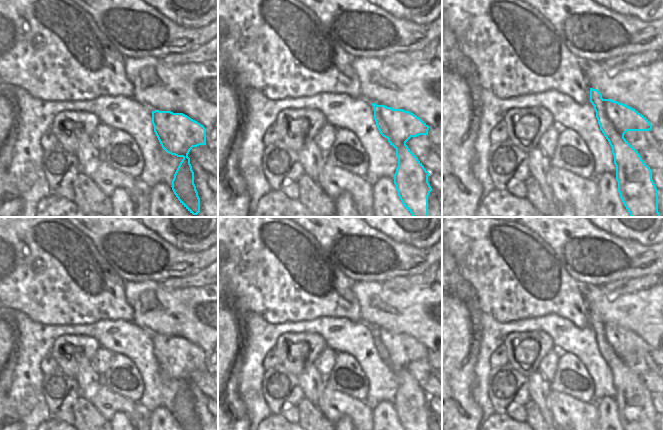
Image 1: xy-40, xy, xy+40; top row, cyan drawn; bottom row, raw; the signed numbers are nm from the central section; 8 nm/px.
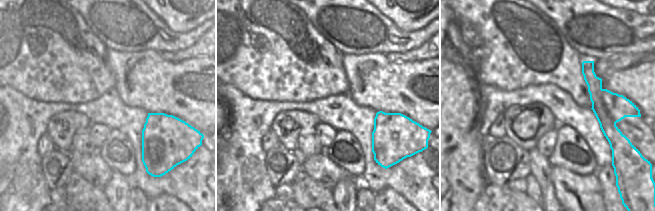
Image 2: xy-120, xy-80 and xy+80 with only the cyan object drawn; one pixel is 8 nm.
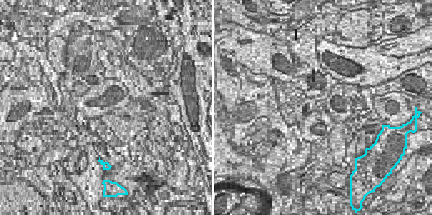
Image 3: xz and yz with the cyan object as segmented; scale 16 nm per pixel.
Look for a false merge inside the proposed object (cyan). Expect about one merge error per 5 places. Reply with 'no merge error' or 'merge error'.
no merge error

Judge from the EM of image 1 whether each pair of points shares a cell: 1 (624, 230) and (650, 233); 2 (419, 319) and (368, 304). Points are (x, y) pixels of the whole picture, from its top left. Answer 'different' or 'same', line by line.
1: same
2: same

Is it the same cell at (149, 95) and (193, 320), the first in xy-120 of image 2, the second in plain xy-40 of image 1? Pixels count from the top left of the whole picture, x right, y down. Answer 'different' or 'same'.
same

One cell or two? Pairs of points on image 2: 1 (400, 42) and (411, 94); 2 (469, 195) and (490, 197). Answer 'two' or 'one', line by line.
1: two
2: two

